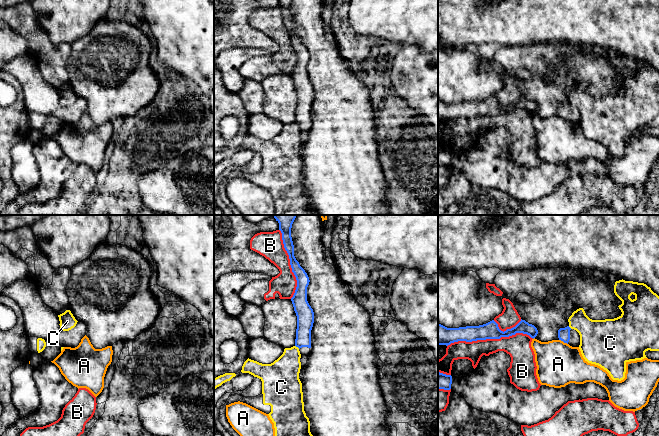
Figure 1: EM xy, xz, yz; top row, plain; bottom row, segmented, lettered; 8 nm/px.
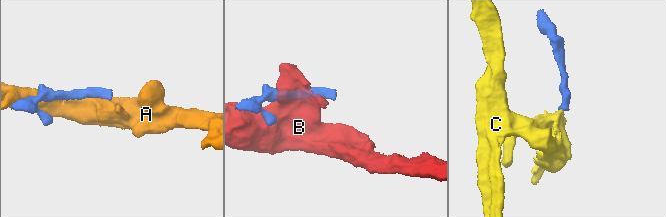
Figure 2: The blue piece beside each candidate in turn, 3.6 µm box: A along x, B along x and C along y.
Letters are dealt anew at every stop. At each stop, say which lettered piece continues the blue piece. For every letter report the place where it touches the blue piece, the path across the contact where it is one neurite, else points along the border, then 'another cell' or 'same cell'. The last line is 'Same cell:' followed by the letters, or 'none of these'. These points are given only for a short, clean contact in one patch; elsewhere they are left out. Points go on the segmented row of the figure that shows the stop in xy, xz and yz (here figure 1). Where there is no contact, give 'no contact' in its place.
A: meets blue in yz at (563, 341); another cell
B: meets blue in yz at (490, 338); another cell
C: meets blue in xz at (297, 346); border along xz (295, 345), (299, 348); another cell
Same cell: none of these

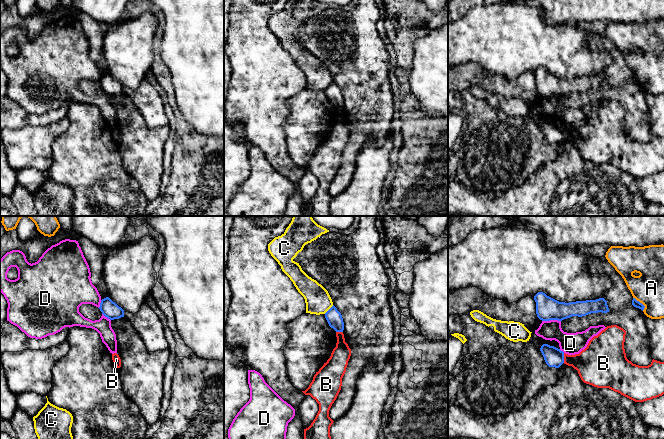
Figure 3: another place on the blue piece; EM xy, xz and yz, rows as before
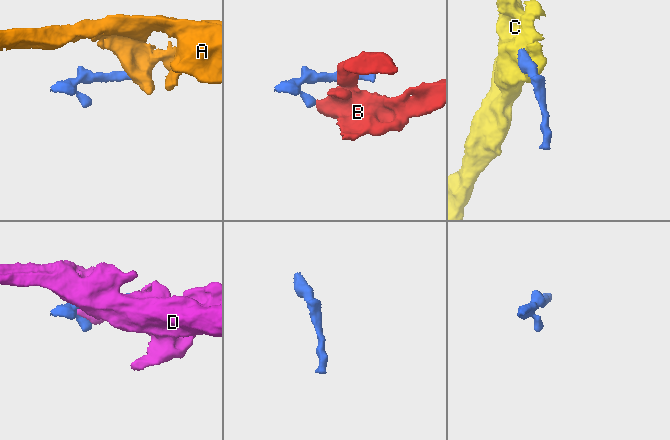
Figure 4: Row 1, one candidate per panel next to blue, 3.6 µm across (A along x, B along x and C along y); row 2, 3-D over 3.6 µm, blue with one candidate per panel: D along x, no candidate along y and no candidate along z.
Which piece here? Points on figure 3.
A: meets blue in yz at (641, 303); border along yz (633, 297), (644, 306), (643, 310); another cell
B: meets blue in yz at (563, 358); border along yz (563, 353), (564, 362); another cell
C: meets blue in xz at (329, 309); another cell
D: meets blue in yz at (551, 319); another cell
Same cell: none of these

